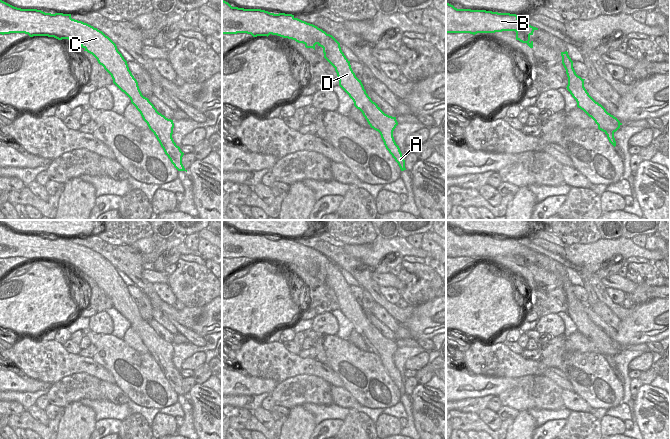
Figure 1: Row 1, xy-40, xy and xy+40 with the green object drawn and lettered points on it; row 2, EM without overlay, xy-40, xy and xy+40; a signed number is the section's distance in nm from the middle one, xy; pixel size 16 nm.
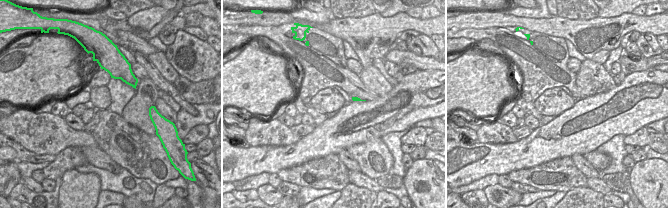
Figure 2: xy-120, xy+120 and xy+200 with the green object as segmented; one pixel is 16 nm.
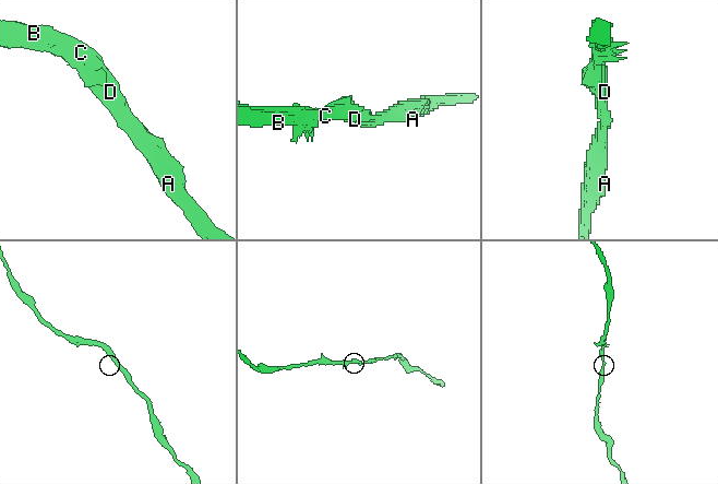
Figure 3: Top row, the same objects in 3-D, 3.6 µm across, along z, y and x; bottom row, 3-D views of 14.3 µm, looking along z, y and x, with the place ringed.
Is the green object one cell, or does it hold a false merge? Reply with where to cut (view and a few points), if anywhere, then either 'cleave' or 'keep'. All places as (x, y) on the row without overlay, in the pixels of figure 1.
cut none; keep

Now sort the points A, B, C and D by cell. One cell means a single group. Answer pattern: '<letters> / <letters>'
A B C D

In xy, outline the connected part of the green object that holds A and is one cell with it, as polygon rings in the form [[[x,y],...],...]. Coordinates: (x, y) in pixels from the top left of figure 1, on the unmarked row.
[[[222,224],[222,258],[237,257],[247,257],[253,261],[268,261],[272,258],[303,267],[306,272],[315,274],[316,268],[322,271],[324,282],[335,292],[339,310],[353,324],[354,330],[362,336],[370,351],[380,357],[386,373],[401,395],[406,394],[405,384],[393,361],[393,355],[398,349],[396,341],[385,338],[371,324],[342,276],[340,267],[332,259],[292,238],[232,231]]]

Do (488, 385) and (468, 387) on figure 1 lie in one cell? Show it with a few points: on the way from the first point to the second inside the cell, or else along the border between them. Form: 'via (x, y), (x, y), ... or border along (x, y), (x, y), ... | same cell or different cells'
via (483, 385), (473, 387) | same cell

